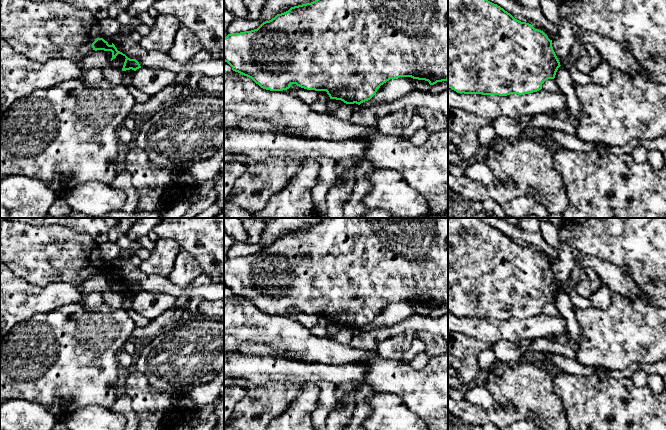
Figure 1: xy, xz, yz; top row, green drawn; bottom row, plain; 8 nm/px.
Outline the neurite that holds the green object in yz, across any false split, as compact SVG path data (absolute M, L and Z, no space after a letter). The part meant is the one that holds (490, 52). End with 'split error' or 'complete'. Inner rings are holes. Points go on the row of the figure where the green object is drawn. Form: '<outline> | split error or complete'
M448 0L448 87L456 91L457 93L507 96L510 94L523 95L523 94L537 92L542 89L542 84L546 80L555 78L556 72L560 66L561 66L560 62L552 47L552 40L550 40L543 31L539 29L535 29L529 23L521 22L515 19L510 13L505 11L503 8L501 8L497 4L494 4L488 0Z | complete

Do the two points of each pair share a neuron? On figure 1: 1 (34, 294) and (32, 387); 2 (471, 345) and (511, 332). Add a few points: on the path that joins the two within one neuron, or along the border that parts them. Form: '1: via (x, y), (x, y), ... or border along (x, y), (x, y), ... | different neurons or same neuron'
1: border along (57, 308), (51, 311), (36, 313), (13, 325) | different neurons
2: border along (460, 333), (482, 340), (489, 346) | different neurons

